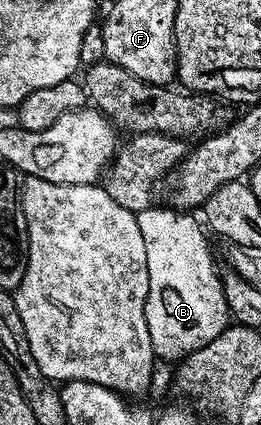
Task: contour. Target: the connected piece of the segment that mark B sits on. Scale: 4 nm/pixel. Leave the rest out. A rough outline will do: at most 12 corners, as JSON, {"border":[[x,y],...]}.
{"border":[[136,213],[146,326],[176,362],[229,327],[201,221]]}

